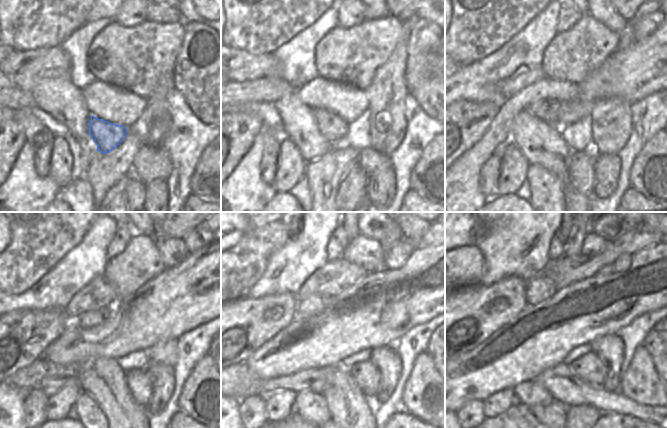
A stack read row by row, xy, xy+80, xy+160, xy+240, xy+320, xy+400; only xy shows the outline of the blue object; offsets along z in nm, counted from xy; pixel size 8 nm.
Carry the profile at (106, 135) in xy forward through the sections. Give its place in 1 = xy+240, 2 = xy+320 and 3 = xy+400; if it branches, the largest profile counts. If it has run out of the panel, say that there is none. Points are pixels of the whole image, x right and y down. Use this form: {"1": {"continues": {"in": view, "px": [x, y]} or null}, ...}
{"1": {"continues": {"in": "xy+240", "px": [89, 319]}}, "2": {"continues": {"in": "xy+320", "px": [312, 305]}}, "3": {"continues": {"in": "xy+400", "px": [539, 288]}}}

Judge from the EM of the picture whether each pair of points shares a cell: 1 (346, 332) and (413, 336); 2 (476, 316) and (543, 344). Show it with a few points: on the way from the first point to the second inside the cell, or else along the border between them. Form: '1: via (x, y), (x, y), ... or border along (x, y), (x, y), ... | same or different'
1: border along (423, 322), (413, 326), (394, 345) | different
2: border along (520, 312), (483, 341) | different

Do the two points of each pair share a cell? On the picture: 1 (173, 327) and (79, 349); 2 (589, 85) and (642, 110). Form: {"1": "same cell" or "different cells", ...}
{"1": "same cell", "2": "different cells"}

